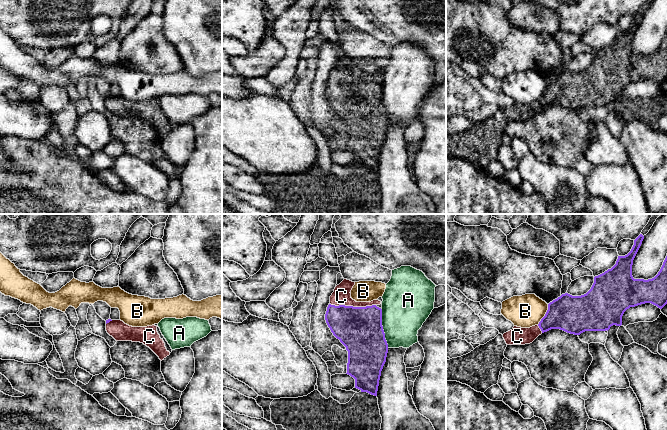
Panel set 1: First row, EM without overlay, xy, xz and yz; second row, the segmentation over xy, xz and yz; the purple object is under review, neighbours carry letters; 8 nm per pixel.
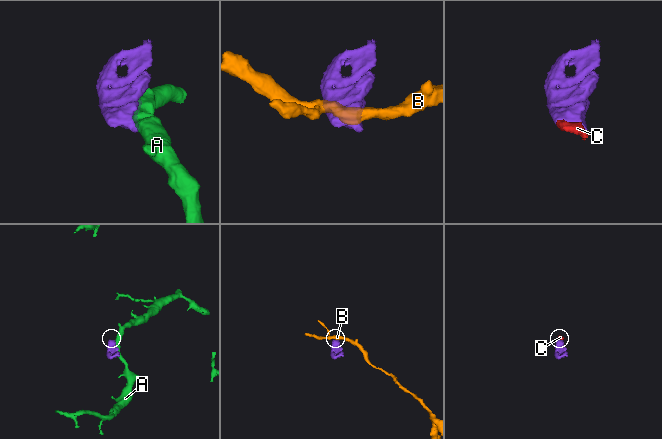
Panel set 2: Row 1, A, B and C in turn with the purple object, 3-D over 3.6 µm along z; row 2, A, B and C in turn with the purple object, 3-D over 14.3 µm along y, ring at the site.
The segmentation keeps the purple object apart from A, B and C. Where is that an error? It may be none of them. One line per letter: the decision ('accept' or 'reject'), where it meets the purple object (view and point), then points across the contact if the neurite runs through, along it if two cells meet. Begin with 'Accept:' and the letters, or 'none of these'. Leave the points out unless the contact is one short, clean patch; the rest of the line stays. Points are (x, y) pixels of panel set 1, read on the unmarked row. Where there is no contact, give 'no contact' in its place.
Accept: C
A: reject | xz (382, 104)
B: reject | yz (545, 90) | along yz (548, 80), (545, 91), (537, 100)
C: accept | xz (352, 82) | across xz (359, 105), (352, 97), (352, 82), (341, 72)

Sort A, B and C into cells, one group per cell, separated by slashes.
A / B / C

